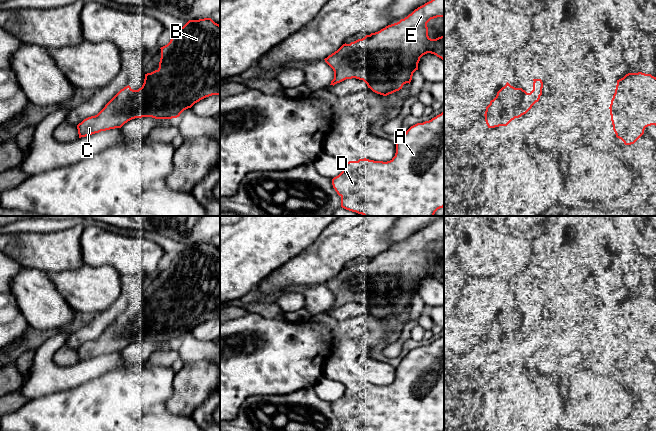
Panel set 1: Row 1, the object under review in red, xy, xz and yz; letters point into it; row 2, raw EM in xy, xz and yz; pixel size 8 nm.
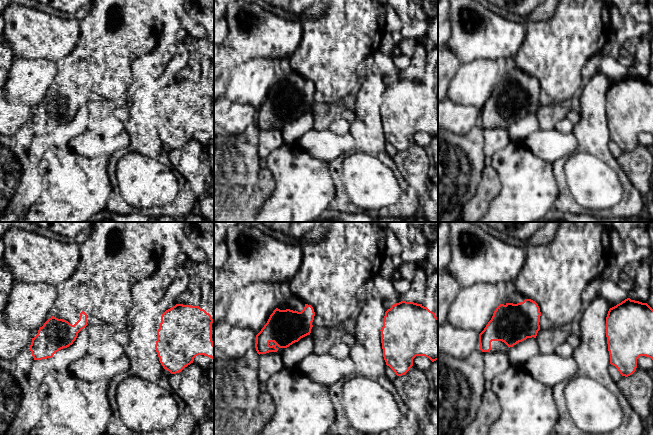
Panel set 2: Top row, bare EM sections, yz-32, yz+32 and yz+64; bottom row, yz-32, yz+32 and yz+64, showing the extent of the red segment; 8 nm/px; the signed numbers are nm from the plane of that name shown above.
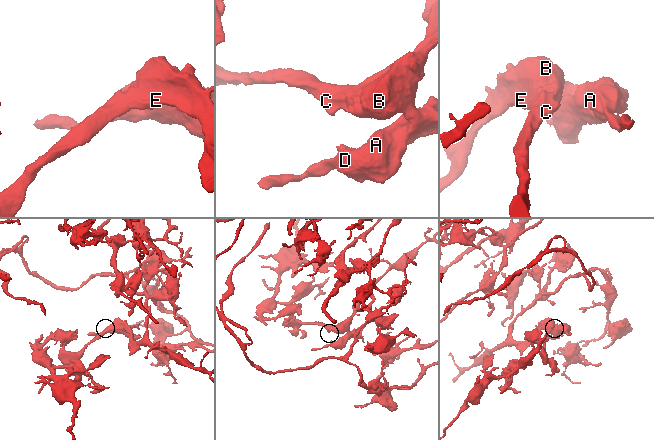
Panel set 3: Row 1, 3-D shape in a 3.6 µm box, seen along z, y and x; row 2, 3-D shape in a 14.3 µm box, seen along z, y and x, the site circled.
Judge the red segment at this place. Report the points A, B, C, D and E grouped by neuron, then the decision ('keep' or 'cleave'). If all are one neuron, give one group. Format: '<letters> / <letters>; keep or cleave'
A B C D E; keep

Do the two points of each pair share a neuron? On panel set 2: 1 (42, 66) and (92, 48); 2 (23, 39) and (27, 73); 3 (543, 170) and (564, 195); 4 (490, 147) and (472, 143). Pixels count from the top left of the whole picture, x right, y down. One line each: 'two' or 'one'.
1: two
2: two
3: two
4: two

